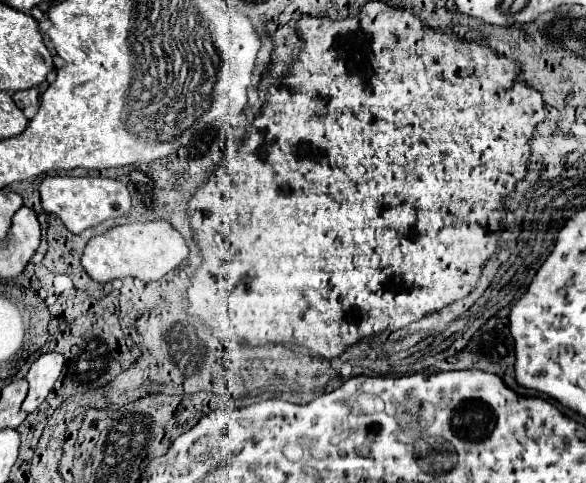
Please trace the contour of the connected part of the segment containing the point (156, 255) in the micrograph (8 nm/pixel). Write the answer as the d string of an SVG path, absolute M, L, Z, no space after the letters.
M151 220L113 226L107 232L93 236L85 246L81 264L87 274L101 284L125 276L141 276L145 282L151 282L175 270L187 256L189 246L185 238L173 228L173 224L169 220Z

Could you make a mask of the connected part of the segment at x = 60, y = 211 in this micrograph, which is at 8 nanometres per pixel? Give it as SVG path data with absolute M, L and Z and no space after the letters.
M51 176L41 184L41 204L45 212L55 214L63 224L73 232L81 234L83 230L97 226L99 222L115 216L123 216L131 210L131 194L127 186L113 178L89 176L89 178L71 178L71 176Z

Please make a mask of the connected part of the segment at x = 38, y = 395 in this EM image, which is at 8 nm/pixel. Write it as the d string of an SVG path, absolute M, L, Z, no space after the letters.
M59 352L43 354L39 356L39 360L33 362L33 366L25 376L25 380L29 382L29 394L21 404L21 410L25 414L31 414L35 408L41 406L41 402L47 398L49 390L53 388L55 380L59 378L63 364L65 364L65 356Z

